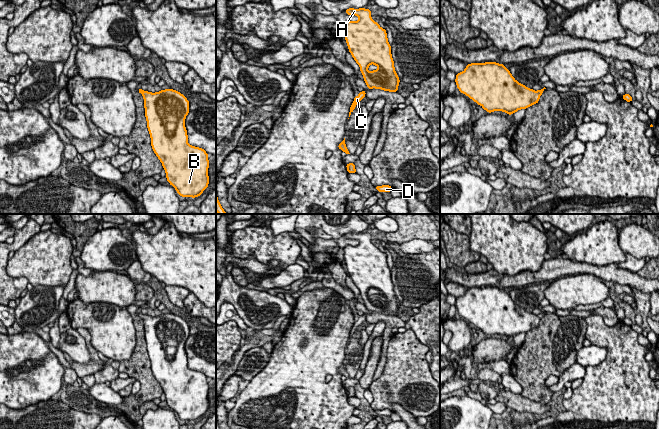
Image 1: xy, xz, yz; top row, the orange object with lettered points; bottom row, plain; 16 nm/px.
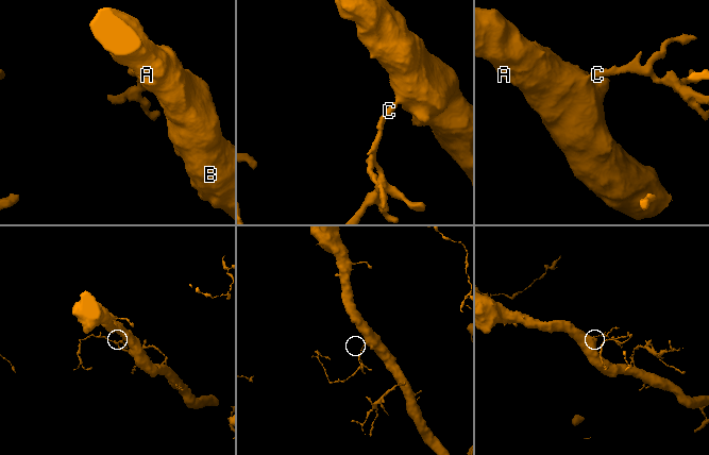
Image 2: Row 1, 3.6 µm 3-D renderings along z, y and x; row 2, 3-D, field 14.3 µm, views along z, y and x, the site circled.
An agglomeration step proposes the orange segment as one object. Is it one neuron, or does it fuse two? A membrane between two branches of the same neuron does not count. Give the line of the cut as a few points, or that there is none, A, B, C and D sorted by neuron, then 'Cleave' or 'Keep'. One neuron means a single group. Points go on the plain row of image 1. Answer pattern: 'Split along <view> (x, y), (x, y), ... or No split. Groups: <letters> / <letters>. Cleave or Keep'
No split. Groups: A B C D. Keep

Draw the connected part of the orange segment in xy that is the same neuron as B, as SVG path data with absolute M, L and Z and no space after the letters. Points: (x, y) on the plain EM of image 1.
M140 312L138 316L144 322L145 340L151 361L151 370L163 389L167 405L182 421L195 422L200 420L209 408L209 385L208 378L204 373L188 368L185 342L190 335L189 325L184 319L173 313L151 317Z

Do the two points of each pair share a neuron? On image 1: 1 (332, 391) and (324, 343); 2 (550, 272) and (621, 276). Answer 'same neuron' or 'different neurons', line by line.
1: same neuron
2: same neuron

